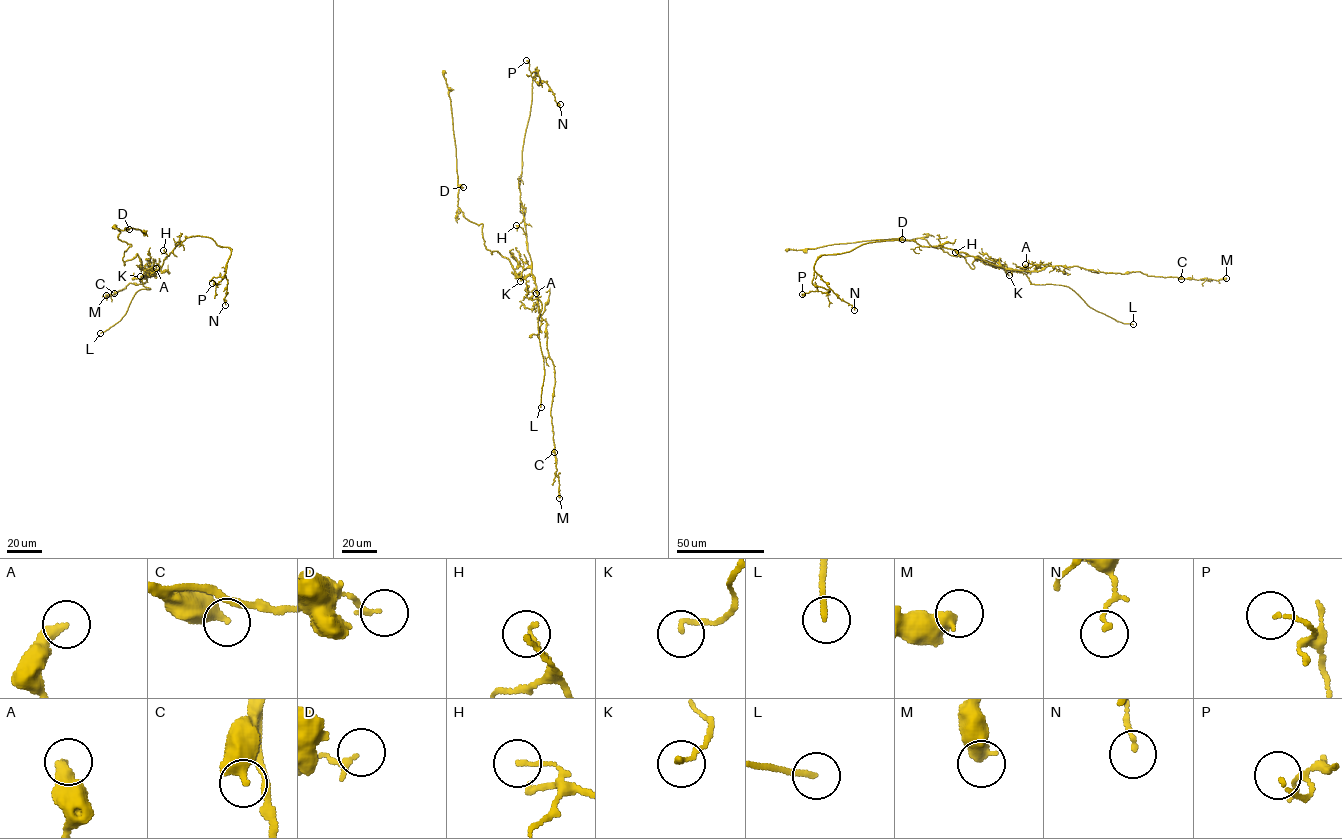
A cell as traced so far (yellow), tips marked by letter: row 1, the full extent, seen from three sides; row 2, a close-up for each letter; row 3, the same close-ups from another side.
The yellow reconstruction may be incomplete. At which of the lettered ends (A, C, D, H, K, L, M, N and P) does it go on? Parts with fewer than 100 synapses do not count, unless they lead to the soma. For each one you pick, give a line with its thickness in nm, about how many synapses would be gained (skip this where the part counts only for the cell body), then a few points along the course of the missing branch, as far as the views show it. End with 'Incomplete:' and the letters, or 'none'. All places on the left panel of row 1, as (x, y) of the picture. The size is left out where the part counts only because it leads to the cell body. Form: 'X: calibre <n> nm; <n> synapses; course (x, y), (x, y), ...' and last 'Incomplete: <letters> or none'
L: calibre 170 nm; course (100, 333), (99, 347)
Incomplete: L

